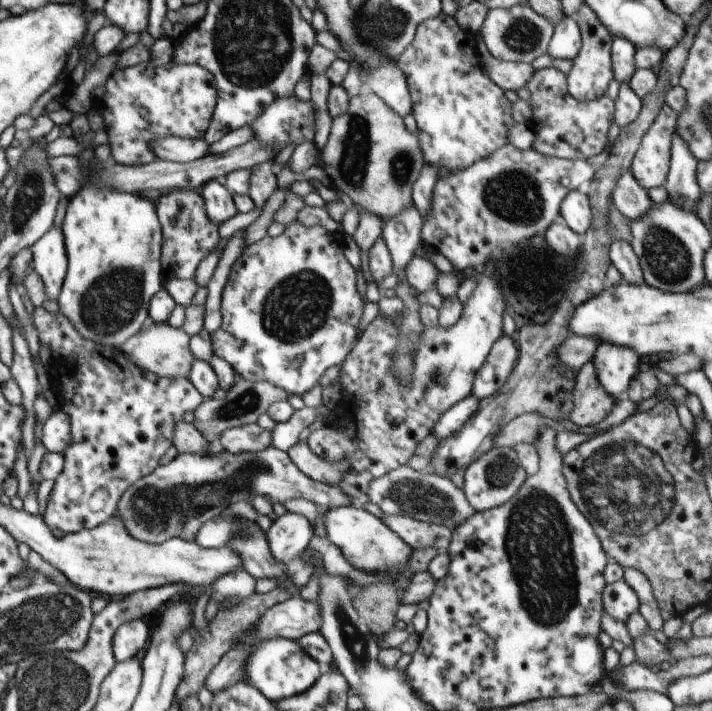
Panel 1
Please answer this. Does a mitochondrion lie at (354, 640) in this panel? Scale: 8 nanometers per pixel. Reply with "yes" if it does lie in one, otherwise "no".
yes

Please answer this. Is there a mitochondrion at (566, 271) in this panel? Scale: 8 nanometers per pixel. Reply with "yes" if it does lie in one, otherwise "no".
no

